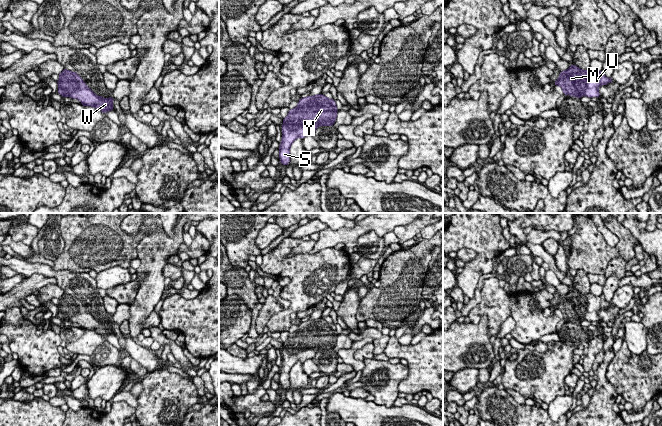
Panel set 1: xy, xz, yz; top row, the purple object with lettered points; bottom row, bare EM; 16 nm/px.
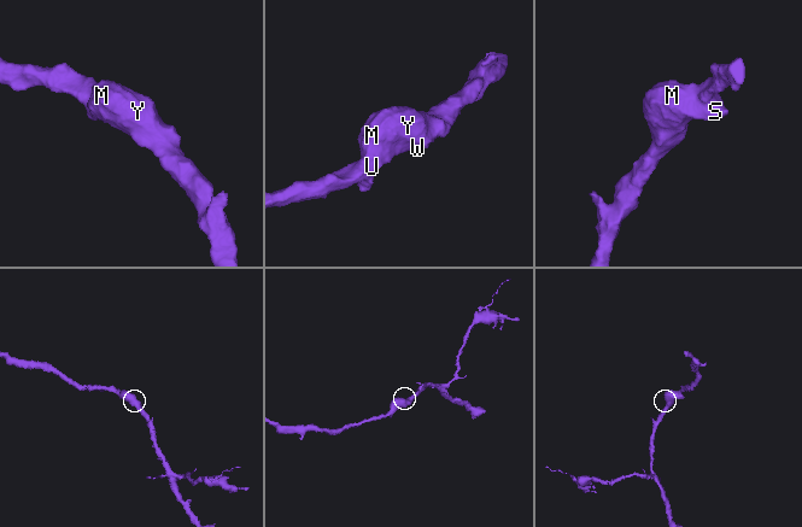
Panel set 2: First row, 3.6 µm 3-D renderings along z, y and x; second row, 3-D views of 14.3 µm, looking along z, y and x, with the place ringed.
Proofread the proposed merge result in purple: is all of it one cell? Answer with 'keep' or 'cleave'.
keep

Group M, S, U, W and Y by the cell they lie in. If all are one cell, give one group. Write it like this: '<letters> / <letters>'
M S U W Y

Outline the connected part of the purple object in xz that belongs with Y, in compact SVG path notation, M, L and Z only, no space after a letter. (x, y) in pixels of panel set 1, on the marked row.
M322 94L301 98L294 109L283 118L279 158L282 165L290 163L290 147L297 139L313 135L319 126L333 126L337 118L335 100Z

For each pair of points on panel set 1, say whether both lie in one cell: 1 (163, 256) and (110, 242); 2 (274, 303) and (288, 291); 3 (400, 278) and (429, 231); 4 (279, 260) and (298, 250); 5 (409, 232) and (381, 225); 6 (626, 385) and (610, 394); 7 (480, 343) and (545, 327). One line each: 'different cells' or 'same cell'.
1: different cells
2: different cells
3: different cells
4: same cell
5: different cells
6: different cells
7: different cells

